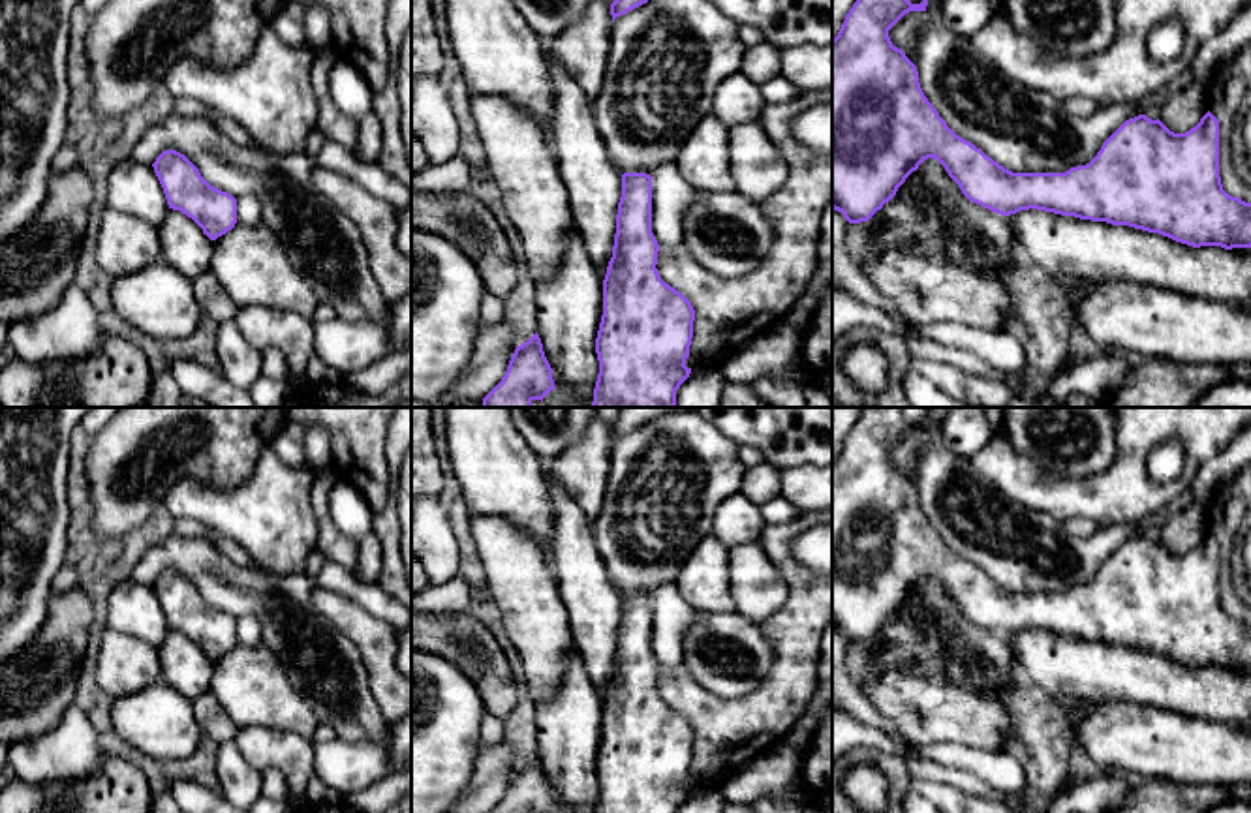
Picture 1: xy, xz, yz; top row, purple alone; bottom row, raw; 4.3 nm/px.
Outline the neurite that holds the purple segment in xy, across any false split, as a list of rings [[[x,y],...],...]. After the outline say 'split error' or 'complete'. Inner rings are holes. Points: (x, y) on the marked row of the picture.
[[[163,150],[152,167],[169,208],[192,218],[210,240],[235,227],[237,199],[210,186],[184,154]]]; complete

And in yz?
[[[857,0],[832,39],[832,208],[842,212],[849,223],[868,222],[896,195],[898,188],[924,160],[934,158],[971,203],[1001,216],[1037,208],[1159,233],[1193,248],[1251,248],[1251,203],[1223,190],[1219,120],[1210,111],[1185,133],[1174,133],[1159,118],[1151,120],[1146,115],[1129,118],[1103,143],[1089,163],[1071,167],[1065,173],[1012,173],[956,135],[924,96],[917,66],[888,38],[888,30],[905,13],[926,11],[926,6],[928,0],[920,4],[909,0]]]; complete

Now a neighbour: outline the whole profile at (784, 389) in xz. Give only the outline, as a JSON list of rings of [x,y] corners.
[[[800,360],[781,374],[759,376],[751,383],[751,389],[770,407],[806,407],[802,389],[808,381],[806,368]]]

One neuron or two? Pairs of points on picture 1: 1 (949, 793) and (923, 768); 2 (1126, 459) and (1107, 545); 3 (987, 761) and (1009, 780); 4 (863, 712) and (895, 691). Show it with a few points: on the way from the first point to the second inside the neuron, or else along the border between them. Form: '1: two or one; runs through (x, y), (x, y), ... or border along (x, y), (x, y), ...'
1: two; border along (911, 776), (947, 782), (972, 793)
2: two; border along (1141, 521), (1097, 528)
3: one; runs through (992, 766), (1003, 774)
4: two; border along (855, 686), (902, 738)

